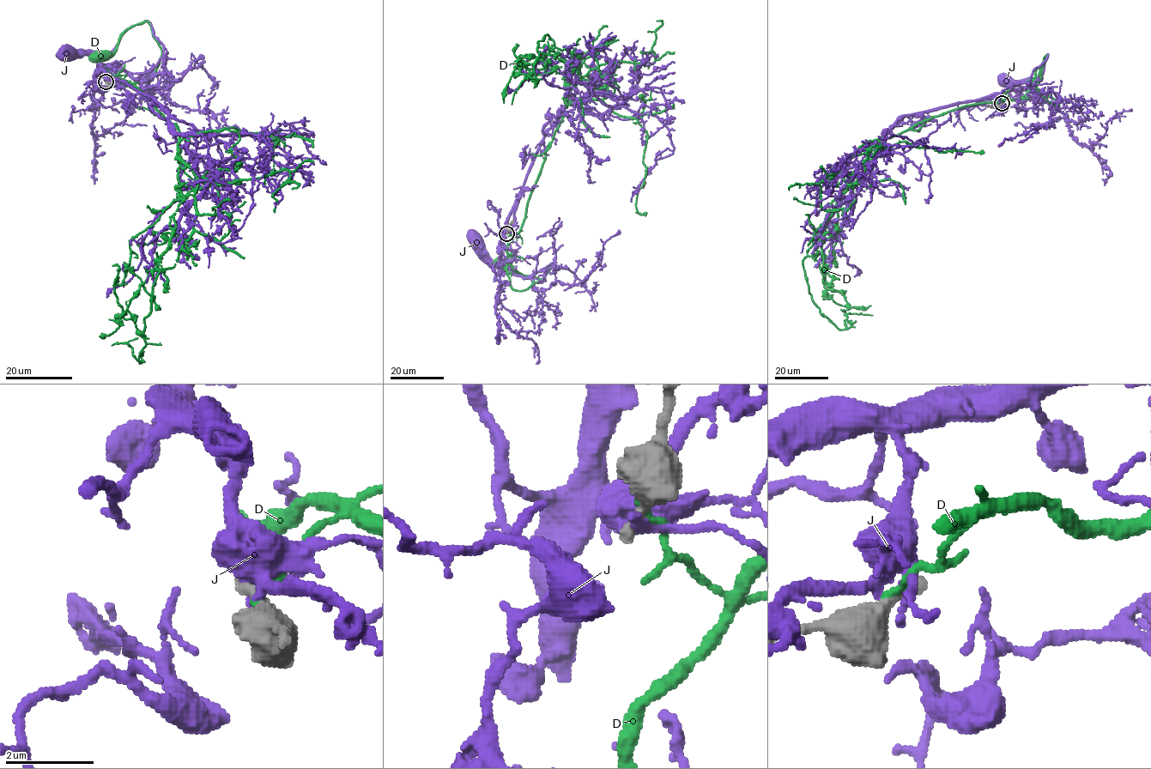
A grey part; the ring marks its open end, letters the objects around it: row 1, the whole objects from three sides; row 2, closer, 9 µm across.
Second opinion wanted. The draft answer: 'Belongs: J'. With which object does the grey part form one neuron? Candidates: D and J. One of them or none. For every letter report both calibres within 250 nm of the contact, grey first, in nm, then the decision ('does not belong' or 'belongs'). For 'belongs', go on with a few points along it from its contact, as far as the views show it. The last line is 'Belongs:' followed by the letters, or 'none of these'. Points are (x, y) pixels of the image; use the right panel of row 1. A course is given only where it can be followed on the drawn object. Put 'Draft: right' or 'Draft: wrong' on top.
Draft: wrong
D: 600/150 nm | does not belong
J: 400/320 nm | does not belong
Belongs: none of these

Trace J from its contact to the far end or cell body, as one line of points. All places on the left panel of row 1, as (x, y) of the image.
J: (107, 82), (99, 65), (145, 73), (156, 63), (163, 44), (148, 22), (131, 26), (109, 52), (65, 51)

